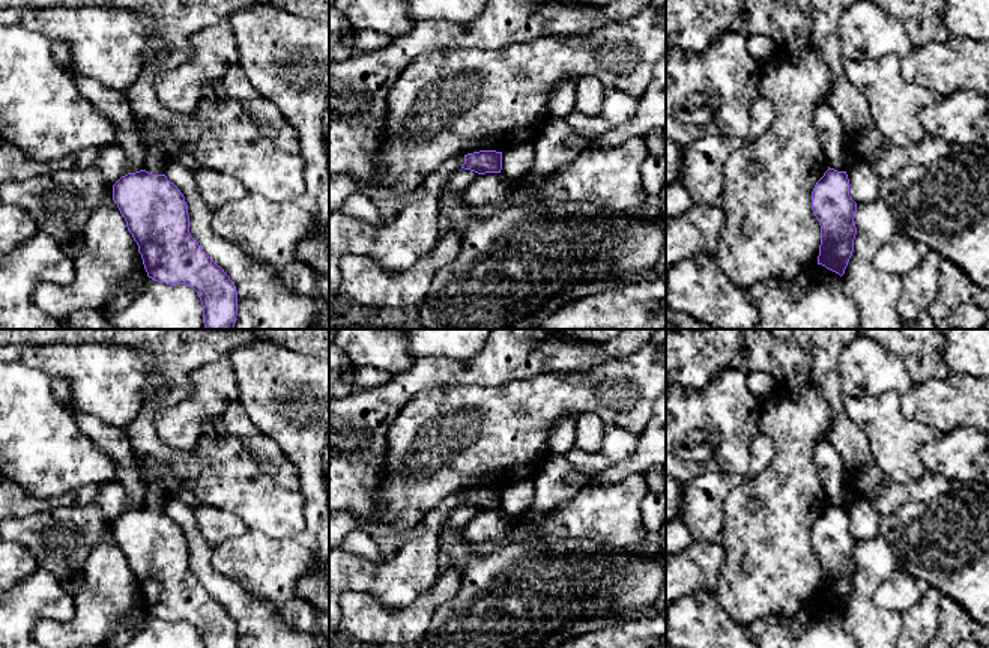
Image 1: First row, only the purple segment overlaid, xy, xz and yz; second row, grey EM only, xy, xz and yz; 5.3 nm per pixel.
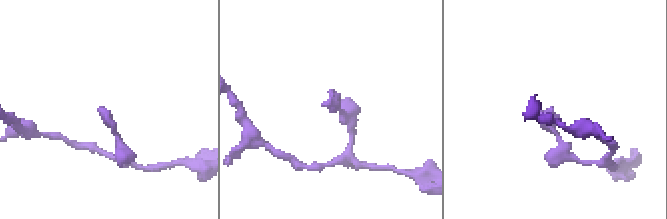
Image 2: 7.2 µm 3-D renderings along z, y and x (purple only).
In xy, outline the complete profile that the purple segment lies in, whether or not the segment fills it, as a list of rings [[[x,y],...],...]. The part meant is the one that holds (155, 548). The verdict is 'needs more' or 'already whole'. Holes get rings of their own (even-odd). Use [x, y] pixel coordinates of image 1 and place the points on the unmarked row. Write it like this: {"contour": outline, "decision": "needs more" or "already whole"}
{"contour": [[[146,507],[128,510],[113,522],[113,537],[138,582],[149,615],[170,622],[192,624],[198,630],[203,648],[237,648],[234,619],[191,573],[185,534],[165,511],[152,511]]], "decision": "already whole"}

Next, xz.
{"contour": [[[479,487],[464,492],[464,507],[475,508],[478,511],[501,510],[502,507],[502,489]]], "decision": "already whole"}

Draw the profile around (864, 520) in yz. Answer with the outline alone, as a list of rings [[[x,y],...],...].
[[[858,498],[848,508],[849,532],[858,540],[870,540],[879,535],[881,514],[867,499]]]

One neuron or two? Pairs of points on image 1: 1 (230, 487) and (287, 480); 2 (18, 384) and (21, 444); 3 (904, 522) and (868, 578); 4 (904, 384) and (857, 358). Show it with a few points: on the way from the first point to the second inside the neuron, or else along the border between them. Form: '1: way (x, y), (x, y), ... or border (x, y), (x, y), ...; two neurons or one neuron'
1: border (250, 456), (277, 484), (299, 490); two neurons
2: way (18, 399), (18, 423), (21, 429); one neuron
3: border (880, 534), (898, 557), (901, 567); two neurons
4: way (892, 375), (869, 369); one neuron

